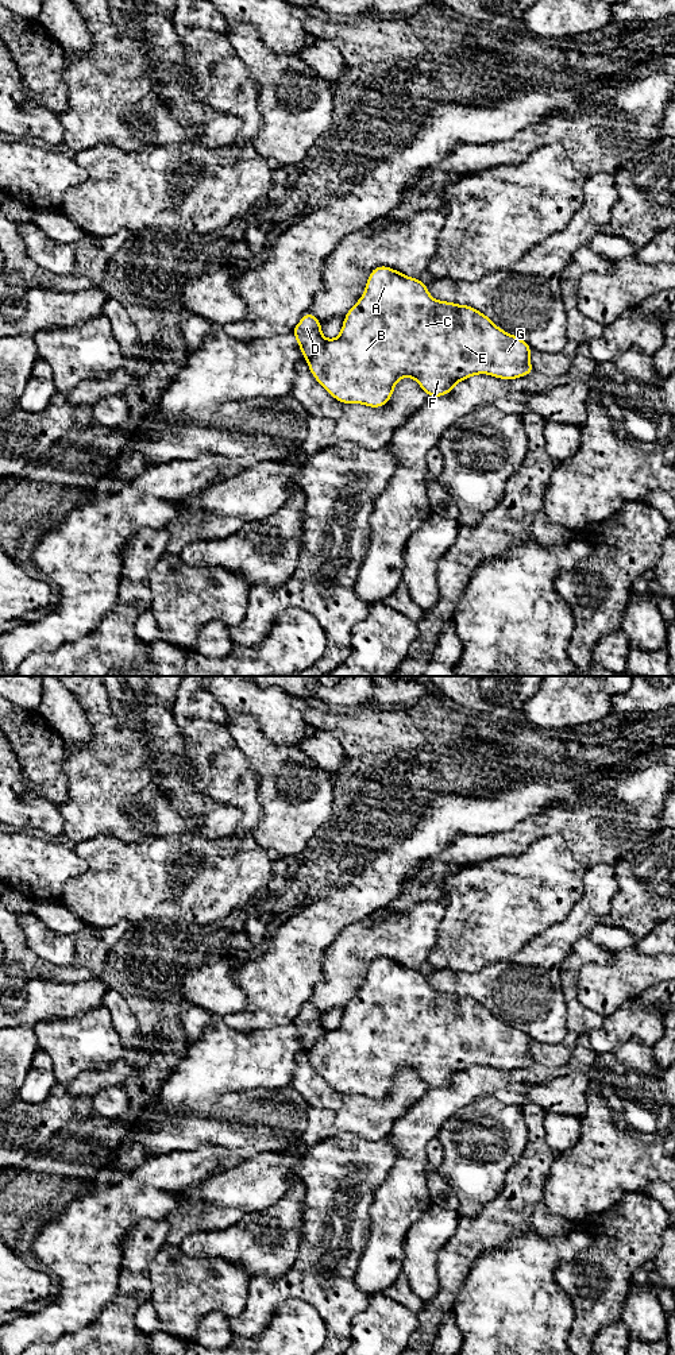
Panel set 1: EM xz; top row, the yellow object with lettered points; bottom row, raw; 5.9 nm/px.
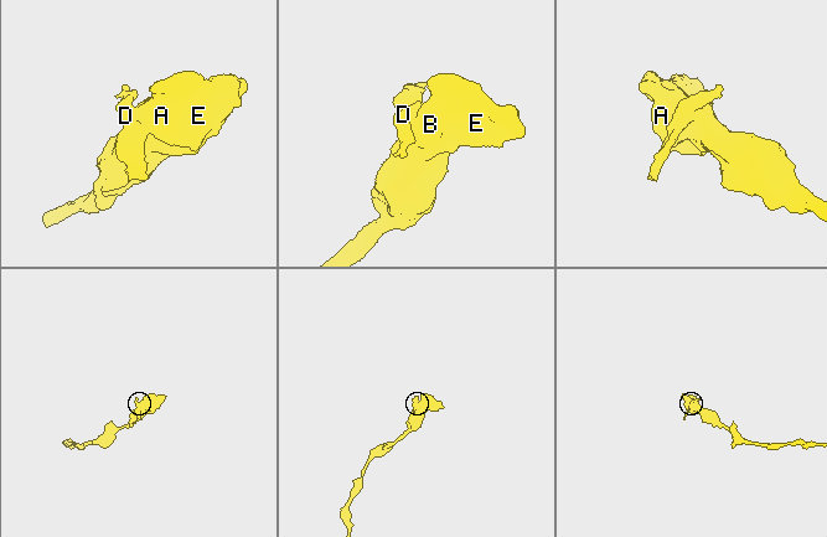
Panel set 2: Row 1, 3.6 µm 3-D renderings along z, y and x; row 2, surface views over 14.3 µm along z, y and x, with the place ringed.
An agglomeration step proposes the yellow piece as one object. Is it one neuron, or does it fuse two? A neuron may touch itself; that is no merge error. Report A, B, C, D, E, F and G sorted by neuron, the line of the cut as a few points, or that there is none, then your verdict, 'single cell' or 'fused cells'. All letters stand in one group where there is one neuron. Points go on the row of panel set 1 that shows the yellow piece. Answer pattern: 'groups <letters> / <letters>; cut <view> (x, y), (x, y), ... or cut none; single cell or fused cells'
groups A B C E F G / D; cut xz (327, 340), (321, 348), (307, 359); fused cells

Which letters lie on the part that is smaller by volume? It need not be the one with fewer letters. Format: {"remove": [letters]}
{"remove": ["D"]}

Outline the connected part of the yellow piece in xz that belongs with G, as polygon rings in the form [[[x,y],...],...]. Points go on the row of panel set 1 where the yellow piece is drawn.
[[[378,266],[369,275],[363,296],[344,316],[340,335],[327,340],[306,362],[315,379],[335,399],[381,408],[402,377],[412,377],[429,397],[440,397],[475,374],[498,379],[532,374],[531,350],[475,308],[433,300],[418,278]]]

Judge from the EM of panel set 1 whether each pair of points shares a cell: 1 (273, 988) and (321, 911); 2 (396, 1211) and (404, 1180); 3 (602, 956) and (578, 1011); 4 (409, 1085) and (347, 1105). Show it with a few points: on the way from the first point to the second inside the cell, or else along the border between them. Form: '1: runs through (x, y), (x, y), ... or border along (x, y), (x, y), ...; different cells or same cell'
1: runs through (289, 969), (313, 930); same cell
2: runs through (398, 1203), (404, 1197), (404, 1188); same cell
3: runs through (585, 956), (570, 971), (570, 993); same cell
4: runs through (394, 1100), (388, 1107), (362, 1107); same cell

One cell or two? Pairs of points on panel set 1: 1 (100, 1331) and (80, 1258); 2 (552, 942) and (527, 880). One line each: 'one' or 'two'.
1: two
2: two

